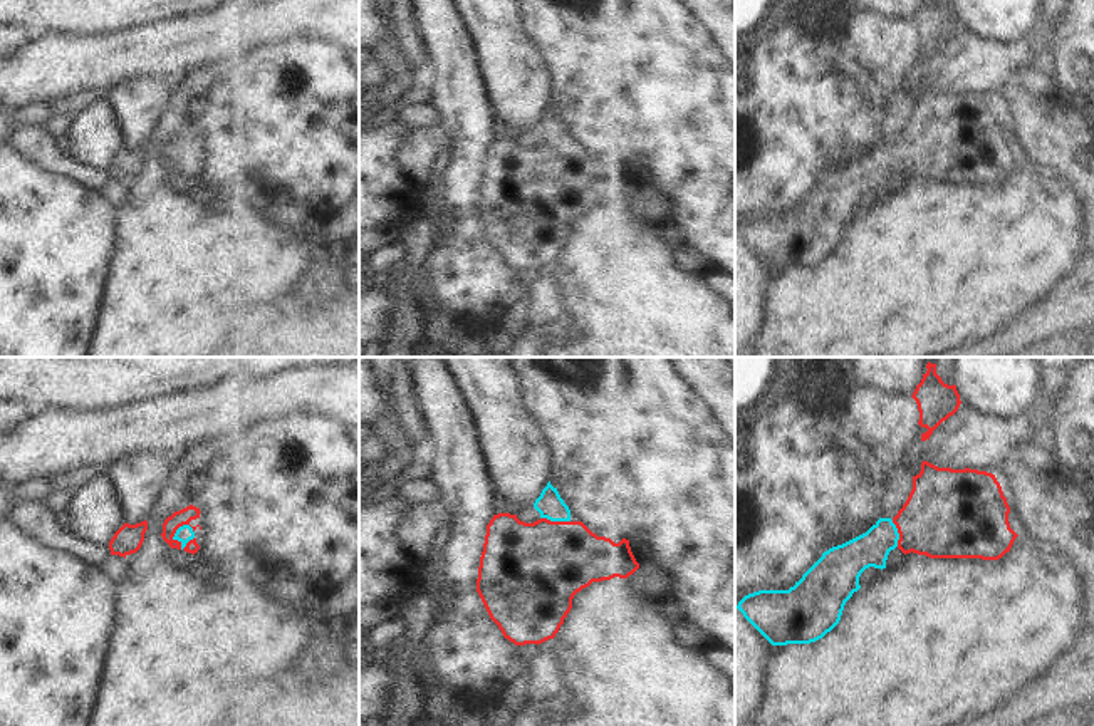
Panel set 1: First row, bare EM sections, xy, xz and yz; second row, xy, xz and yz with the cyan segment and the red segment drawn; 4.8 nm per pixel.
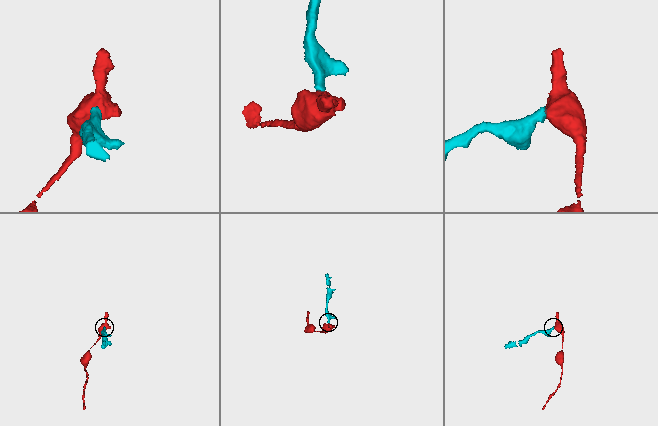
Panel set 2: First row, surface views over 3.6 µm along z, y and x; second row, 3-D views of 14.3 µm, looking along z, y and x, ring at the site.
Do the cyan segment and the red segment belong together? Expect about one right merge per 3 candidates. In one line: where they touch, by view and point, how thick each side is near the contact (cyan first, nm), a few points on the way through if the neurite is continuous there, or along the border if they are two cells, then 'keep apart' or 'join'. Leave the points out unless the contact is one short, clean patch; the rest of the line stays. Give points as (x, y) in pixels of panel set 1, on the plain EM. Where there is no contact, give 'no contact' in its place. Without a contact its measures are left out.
xy (175, 158) | 80/80 nm | across xy (183, 158), (175, 158), (183, 141) | join

